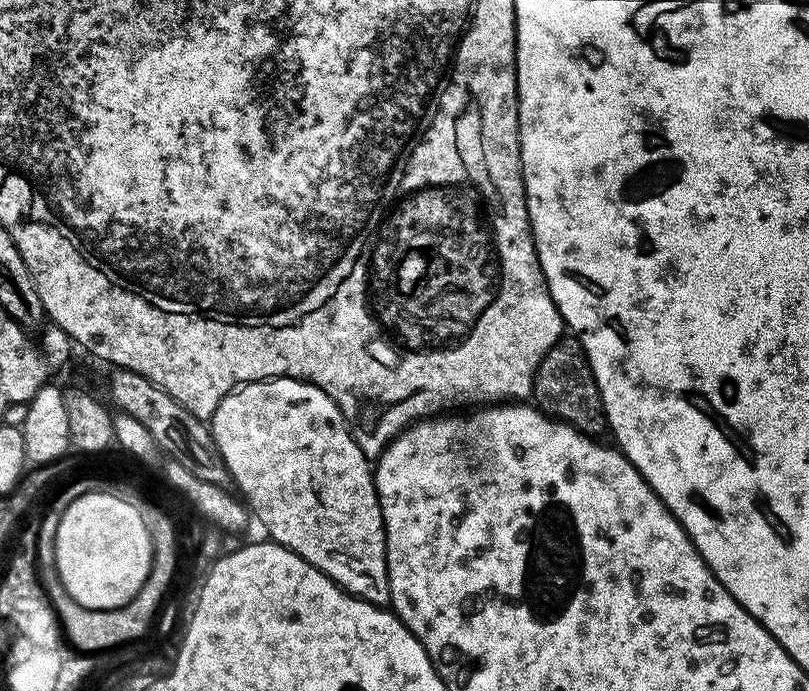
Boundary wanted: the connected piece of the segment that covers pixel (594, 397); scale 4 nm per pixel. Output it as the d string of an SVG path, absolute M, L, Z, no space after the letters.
M562 338L549 350L546 358L542 358L532 383L531 399L541 412L563 420L587 436L603 437L603 432L608 428L602 394L598 390L594 370L590 366L586 350L575 338Z

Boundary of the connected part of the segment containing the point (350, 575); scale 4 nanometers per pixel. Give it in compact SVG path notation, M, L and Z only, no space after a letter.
M275 376L273 380L259 380L253 384L242 384L235 392L232 392L214 410L210 421L210 439L220 458L228 468L231 483L236 483L235 491L242 497L245 505L250 509L251 515L260 519L260 524L269 532L271 539L282 547L290 549L298 554L306 562L310 562L319 572L325 574L343 588L351 596L357 596L359 600L365 600L371 604L387 605L390 600L390 582L388 581L388 559L386 558L386 538L384 537L384 519L376 493L373 465L362 454L355 435L348 433L348 424L344 421L345 413L339 404L313 384L307 384L305 380L295 380L285 376Z

